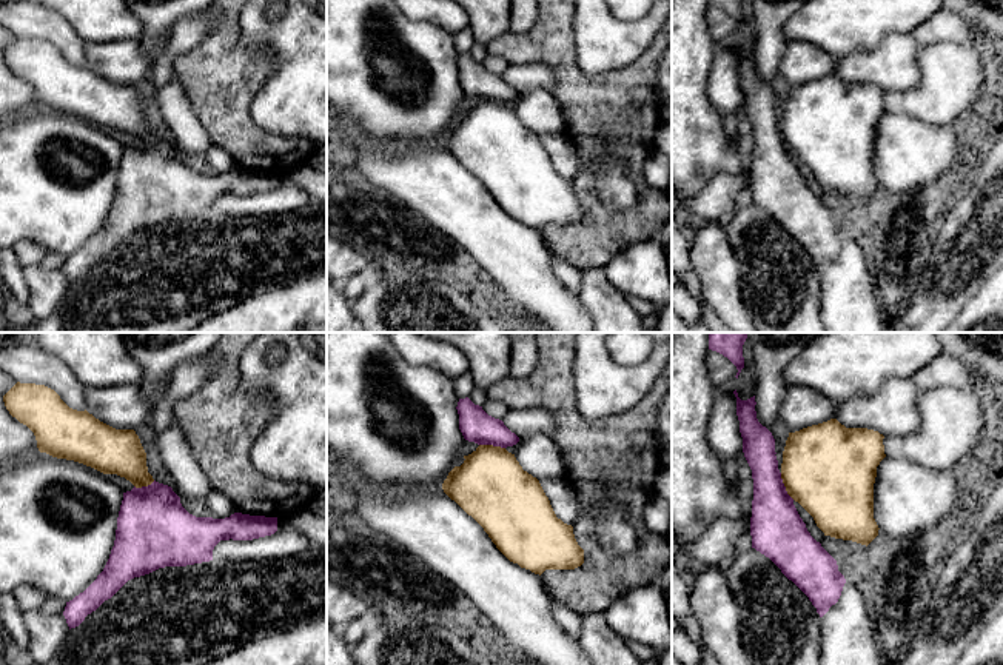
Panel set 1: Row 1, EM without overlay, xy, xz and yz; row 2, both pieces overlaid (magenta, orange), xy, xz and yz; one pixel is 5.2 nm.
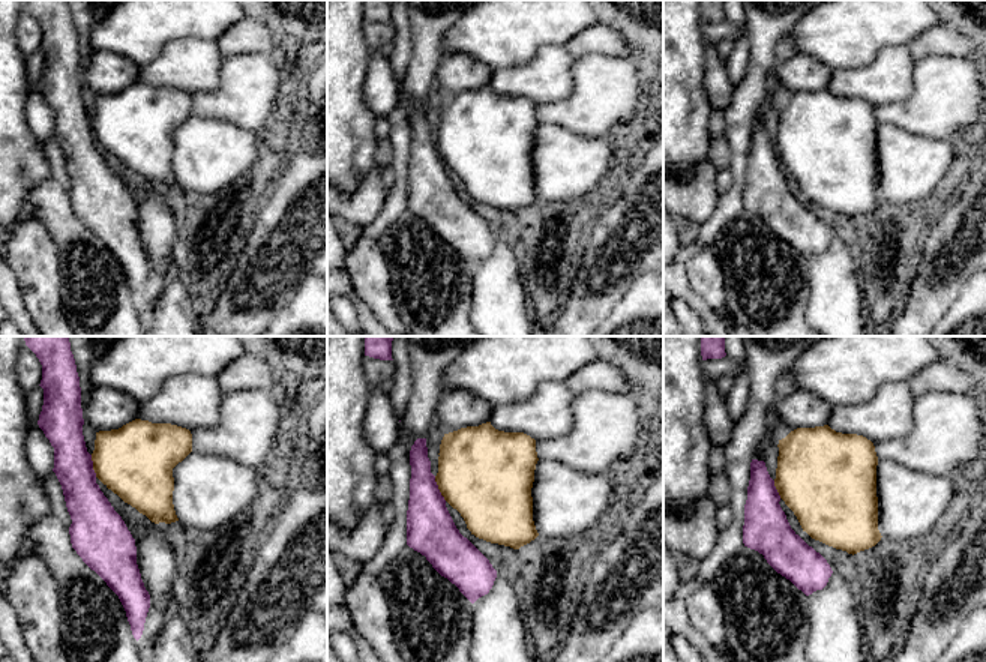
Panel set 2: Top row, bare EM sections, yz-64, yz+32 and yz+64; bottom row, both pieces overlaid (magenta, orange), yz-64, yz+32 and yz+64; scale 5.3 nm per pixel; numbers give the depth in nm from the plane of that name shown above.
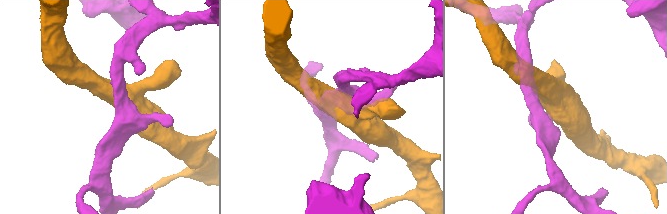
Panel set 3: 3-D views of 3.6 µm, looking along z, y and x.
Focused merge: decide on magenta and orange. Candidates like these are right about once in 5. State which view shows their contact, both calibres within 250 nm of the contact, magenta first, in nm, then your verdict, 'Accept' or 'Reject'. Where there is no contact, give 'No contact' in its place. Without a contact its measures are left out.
Touches magenta in yz. Thickness 280 nm (magenta) against 480 nm. Reject

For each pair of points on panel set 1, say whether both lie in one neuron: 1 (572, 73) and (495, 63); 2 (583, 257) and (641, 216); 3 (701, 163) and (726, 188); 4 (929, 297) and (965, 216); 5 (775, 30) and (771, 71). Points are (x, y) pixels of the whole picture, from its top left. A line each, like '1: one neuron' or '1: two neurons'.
1: two neurons
2: one neuron
3: two neurons
4: one neuron
5: one neuron

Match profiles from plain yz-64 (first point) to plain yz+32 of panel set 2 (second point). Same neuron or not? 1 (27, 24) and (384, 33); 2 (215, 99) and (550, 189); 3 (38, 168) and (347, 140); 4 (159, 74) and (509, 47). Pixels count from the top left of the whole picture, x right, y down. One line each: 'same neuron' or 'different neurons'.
1: same neuron
2: different neurons
3: same neuron
4: different neurons

